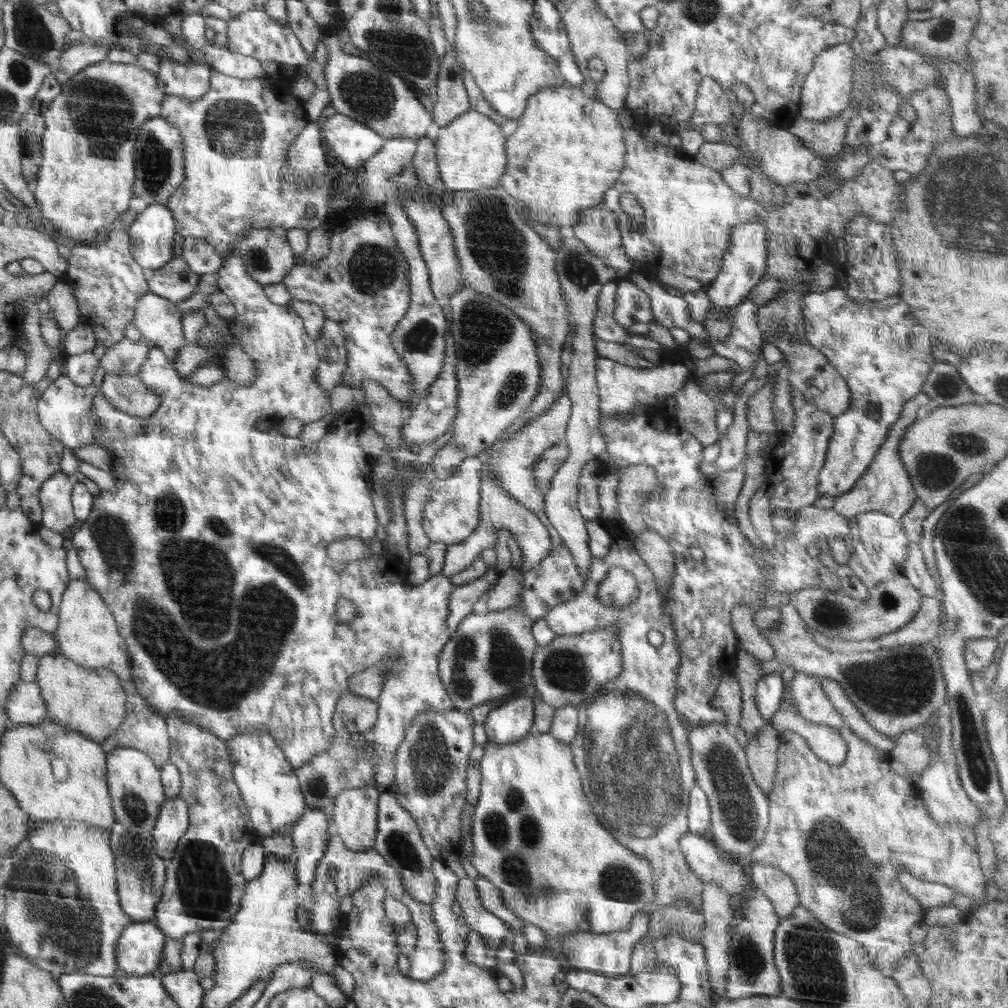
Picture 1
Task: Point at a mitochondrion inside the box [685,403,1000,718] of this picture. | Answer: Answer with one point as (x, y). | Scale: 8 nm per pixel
(936, 470)

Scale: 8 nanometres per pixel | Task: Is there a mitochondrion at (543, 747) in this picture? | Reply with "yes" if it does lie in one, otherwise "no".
no

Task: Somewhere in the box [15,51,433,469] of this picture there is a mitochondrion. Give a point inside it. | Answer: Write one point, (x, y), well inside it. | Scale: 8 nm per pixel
(99, 111)

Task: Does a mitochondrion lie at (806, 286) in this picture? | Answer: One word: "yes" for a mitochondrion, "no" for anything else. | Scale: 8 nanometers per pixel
no

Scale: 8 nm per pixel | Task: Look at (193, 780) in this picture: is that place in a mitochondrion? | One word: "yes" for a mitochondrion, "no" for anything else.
no

